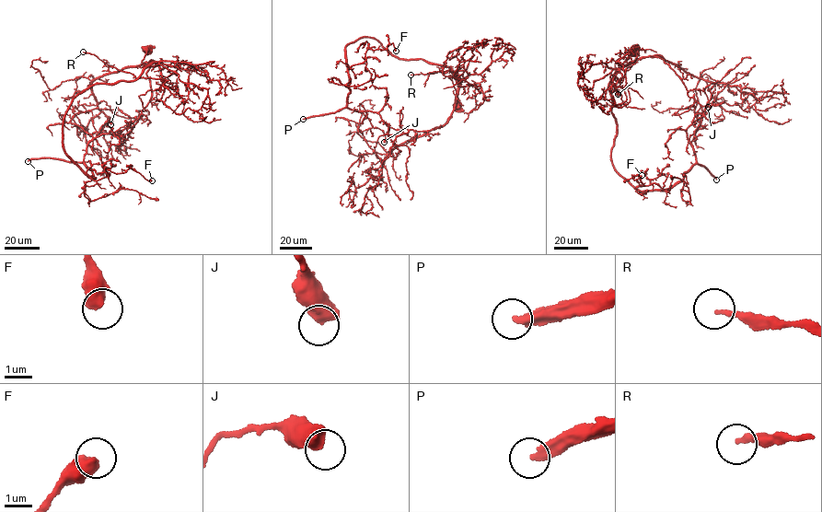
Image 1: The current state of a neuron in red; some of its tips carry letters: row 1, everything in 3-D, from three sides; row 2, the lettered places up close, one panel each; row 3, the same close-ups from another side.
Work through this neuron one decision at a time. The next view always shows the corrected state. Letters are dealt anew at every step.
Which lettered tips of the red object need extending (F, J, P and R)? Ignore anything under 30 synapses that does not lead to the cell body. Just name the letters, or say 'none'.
P

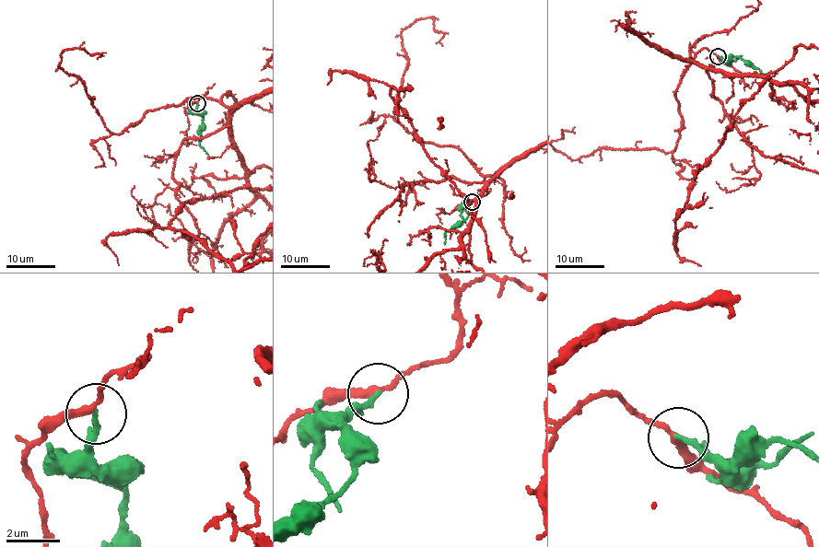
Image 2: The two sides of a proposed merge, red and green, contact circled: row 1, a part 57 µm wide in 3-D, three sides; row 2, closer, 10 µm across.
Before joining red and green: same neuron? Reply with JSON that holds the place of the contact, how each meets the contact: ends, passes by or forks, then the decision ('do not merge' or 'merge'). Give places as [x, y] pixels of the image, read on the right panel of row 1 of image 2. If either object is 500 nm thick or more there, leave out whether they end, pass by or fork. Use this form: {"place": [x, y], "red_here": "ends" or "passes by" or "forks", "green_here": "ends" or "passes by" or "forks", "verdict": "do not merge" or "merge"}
{"place": [718, 56], "red_here": "passes by", "green_here": "ends", "verdict": "do not merge"}

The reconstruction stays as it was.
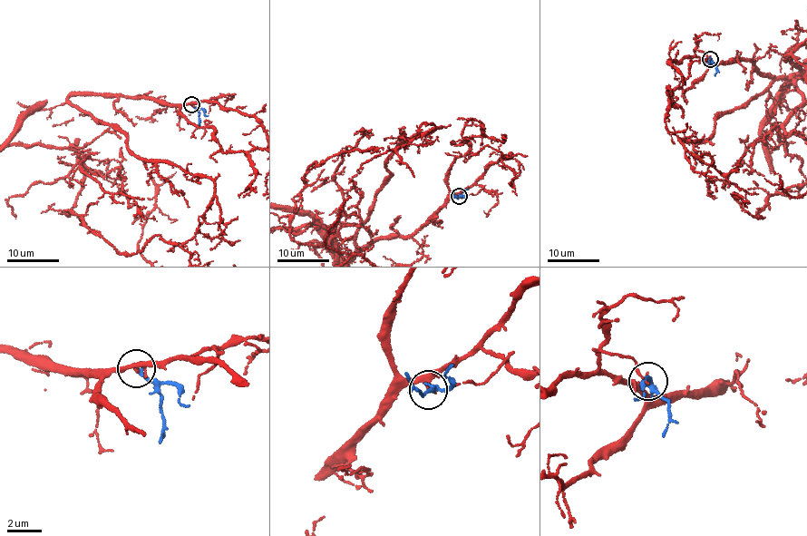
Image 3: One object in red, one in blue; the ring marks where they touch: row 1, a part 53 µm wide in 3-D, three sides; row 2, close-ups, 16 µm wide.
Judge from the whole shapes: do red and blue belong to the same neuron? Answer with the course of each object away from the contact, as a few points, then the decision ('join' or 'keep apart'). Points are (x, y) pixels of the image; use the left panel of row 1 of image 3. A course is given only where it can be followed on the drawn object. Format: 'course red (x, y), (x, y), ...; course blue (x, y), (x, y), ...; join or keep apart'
course blue (191, 104), (198, 112), (199, 127); join

